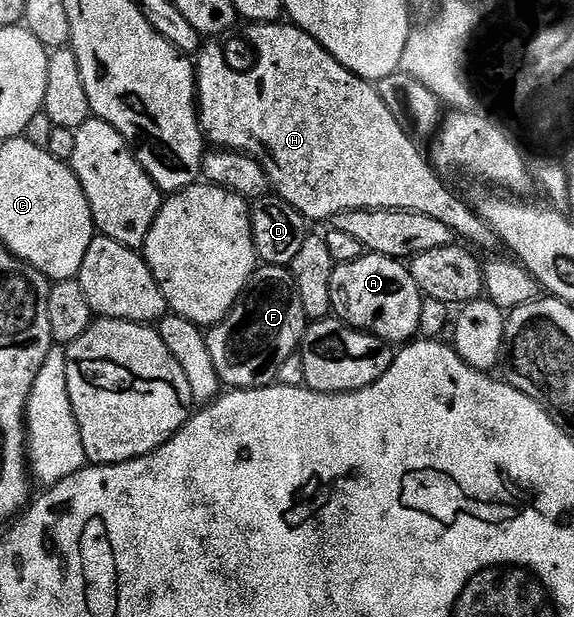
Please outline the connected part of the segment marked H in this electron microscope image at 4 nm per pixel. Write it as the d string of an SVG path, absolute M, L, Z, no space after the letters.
M250 24L248 29L249 41L257 52L257 62L246 73L229 66L217 43L202 44L195 57L197 118L201 120L201 132L210 146L248 153L255 158L263 167L272 192L291 203L291 207L310 222L328 222L349 209L406 209L439 219L439 223L451 227L454 238L470 246L498 248L493 228L478 215L468 200L460 201L441 182L442 174L433 167L426 154L424 157L417 150L418 142L410 136L406 126L391 115L374 82L365 81L343 67L298 25Z

